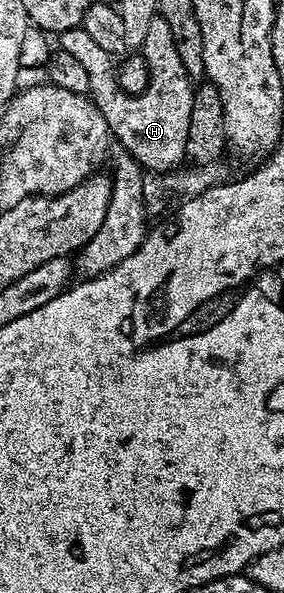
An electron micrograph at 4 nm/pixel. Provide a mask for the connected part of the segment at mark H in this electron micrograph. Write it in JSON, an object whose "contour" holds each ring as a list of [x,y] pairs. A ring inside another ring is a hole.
{"contour":[[[160,16],[154,18],[148,27],[148,36],[144,36],[140,52],[144,60],[148,60],[150,79],[146,91],[135,98],[128,96],[118,86],[115,59],[104,52],[104,48],[99,48],[86,30],[64,30],[60,38],[61,50],[69,52],[88,71],[89,97],[96,108],[100,108],[104,120],[110,126],[111,135],[117,141],[118,138],[122,141],[126,149],[123,151],[146,172],[169,172],[181,167],[186,158],[188,120],[192,120],[192,100],[196,86],[184,68],[184,60],[180,60],[180,52],[176,52],[176,40],[172,40],[172,28],[168,28],[168,20]]]}

